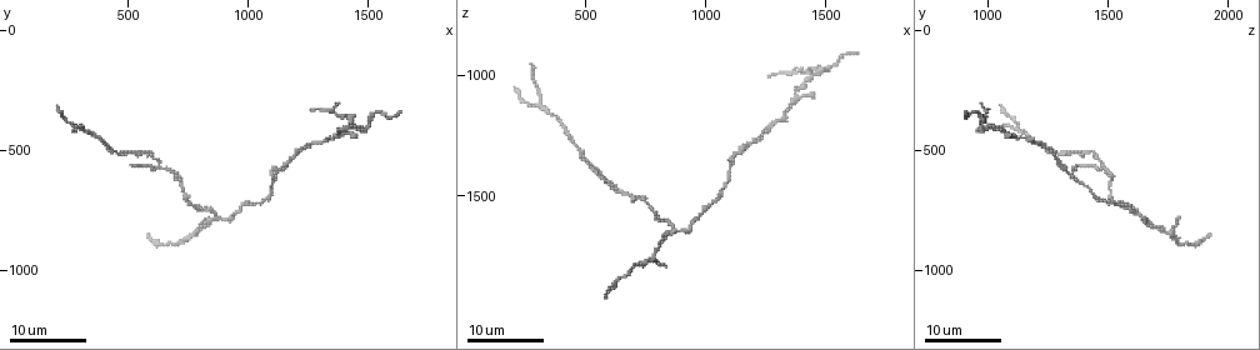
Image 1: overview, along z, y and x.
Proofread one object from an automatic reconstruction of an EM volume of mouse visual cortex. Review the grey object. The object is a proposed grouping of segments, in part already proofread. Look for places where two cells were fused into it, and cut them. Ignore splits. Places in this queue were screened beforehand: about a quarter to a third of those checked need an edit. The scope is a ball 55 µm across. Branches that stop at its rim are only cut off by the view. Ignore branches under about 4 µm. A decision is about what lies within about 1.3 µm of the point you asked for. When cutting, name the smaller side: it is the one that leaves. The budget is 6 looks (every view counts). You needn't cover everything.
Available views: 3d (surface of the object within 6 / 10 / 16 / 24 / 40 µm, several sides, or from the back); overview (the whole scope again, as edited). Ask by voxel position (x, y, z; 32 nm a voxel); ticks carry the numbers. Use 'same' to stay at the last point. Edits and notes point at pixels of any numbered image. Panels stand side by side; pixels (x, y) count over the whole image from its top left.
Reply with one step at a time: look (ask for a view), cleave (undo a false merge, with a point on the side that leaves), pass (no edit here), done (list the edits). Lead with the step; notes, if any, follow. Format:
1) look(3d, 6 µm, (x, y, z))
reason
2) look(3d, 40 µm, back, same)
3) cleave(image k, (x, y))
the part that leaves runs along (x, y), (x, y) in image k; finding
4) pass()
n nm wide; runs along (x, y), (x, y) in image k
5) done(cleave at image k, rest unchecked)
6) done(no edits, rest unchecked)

look(3d, 16 µm, (860, 770, 1650))
three-way junction

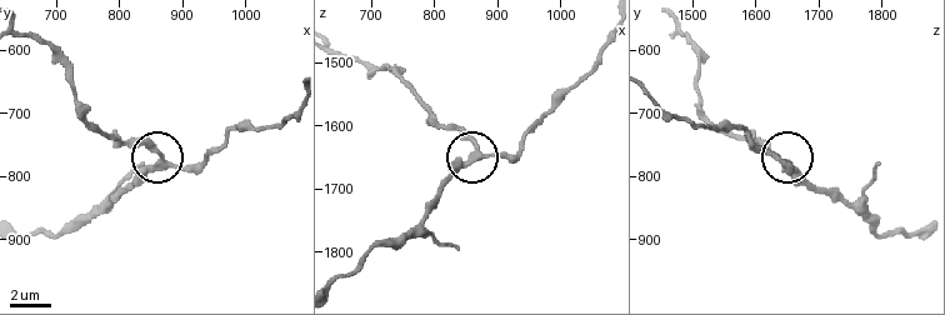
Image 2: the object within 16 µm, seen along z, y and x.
look(3d, 10 µm, (870, 775, 1640))

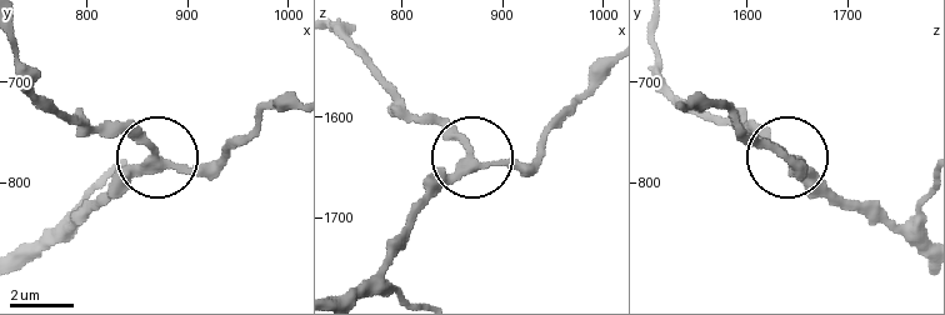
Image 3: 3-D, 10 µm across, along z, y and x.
look(3d, 10 µm, back, (866, 776, 1644))
other side

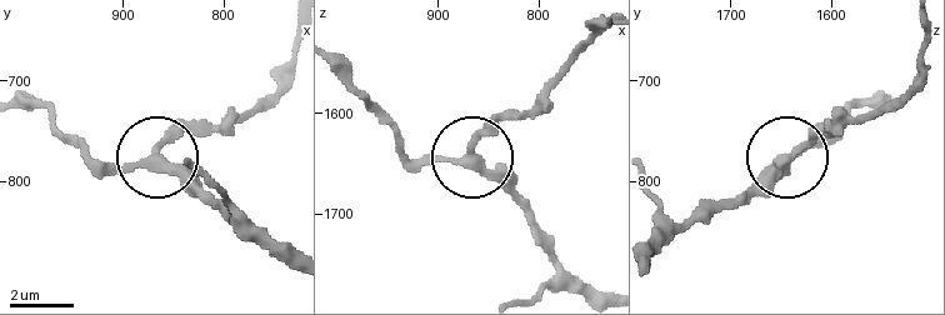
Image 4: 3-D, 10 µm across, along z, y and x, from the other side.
pass()
side arm 15 µm; runs along (400, 148), (421, 161), (478, 164), (515, 199) in image 4; continuous, no second cell

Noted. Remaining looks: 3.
look(3d, 16 µm, (1110, 620, 1370))
three-way junction

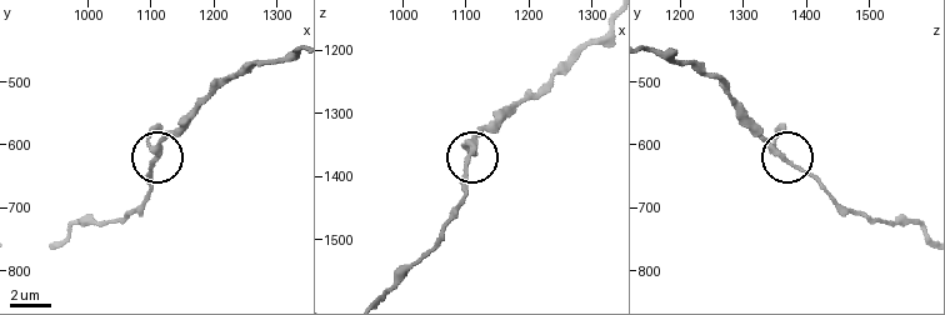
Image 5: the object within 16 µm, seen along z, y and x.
look(3d, 6 µm, (1110, 625, 1370))
zoom in

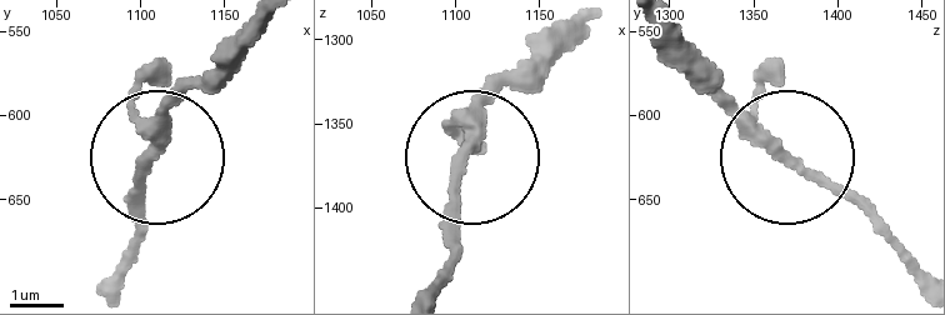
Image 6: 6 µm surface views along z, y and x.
pass()
180 nm wide; runs along (114, 263), (158, 129), (216, 65) in image 6; continuous, no second cell

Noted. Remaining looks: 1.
done(no edits, rest unchecked)

